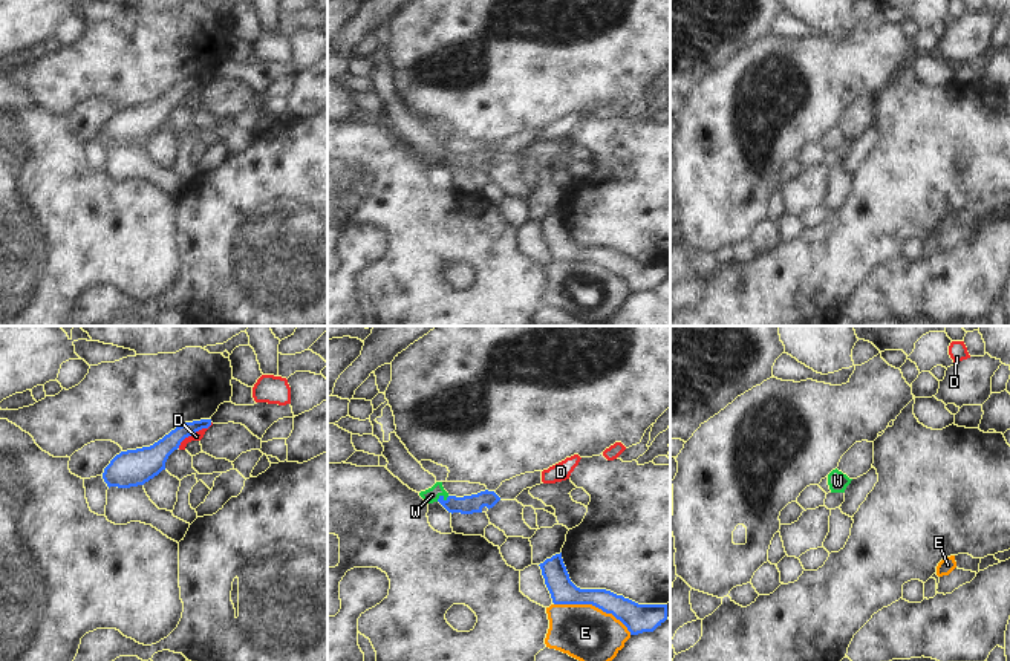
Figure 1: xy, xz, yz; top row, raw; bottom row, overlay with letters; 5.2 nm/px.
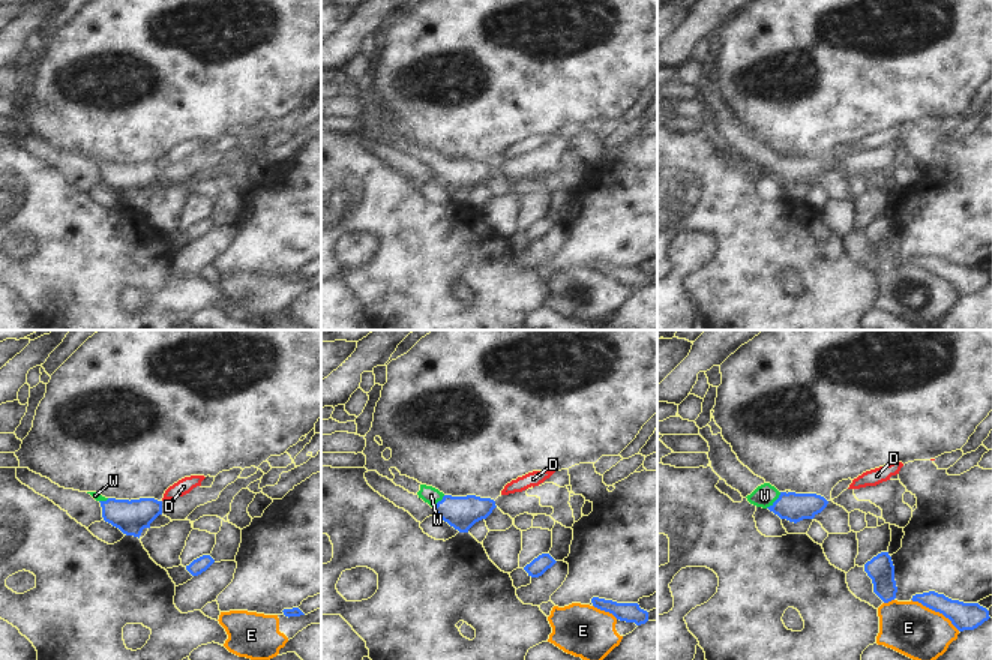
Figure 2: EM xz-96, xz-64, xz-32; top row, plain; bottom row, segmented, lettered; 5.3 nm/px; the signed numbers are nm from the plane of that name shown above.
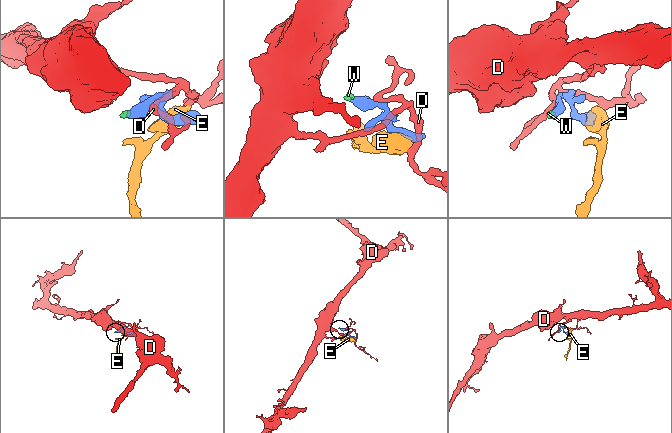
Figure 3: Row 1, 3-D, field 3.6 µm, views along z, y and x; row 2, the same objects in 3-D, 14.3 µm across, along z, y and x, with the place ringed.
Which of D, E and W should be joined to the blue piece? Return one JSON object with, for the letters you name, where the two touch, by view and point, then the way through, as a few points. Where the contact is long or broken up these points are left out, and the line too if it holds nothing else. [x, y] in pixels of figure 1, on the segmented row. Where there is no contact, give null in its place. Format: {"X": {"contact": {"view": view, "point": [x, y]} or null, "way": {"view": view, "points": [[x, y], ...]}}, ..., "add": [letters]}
{"W": {"contact": {"view": "xz", "point": [443, 498]}, "way": {"view": "xz", "points": [[472, 504], [450, 504], [443, 498], [432, 494]]}}, "add": ["W"]}

